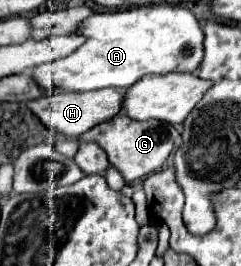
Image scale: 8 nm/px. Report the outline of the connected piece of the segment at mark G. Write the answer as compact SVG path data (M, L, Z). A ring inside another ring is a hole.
M119 113L113 119L95 125L91 131L83 133L79 137L83 143L97 143L105 153L109 163L123 175L125 183L131 183L135 179L147 177L149 173L157 171L163 161L169 157L173 149L173 137L171 137L171 125L163 121L131 121L127 115Z

